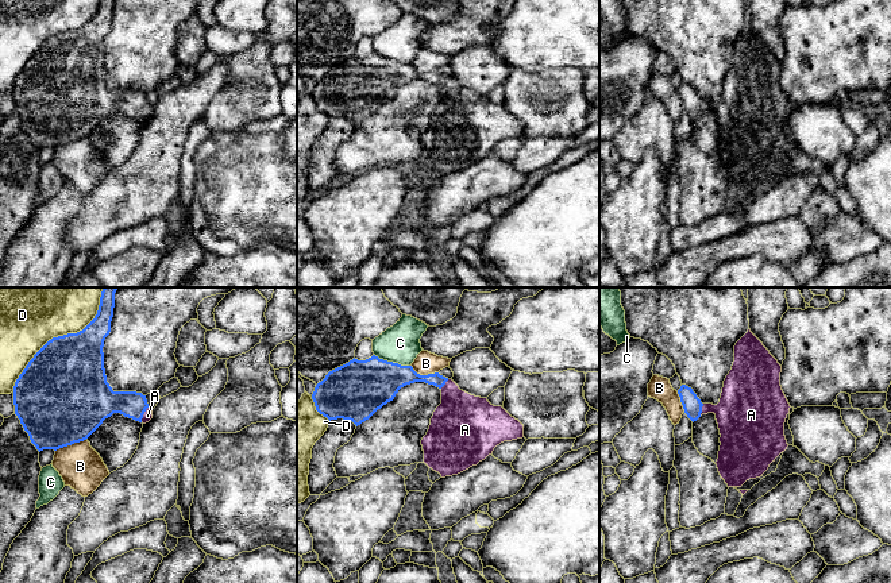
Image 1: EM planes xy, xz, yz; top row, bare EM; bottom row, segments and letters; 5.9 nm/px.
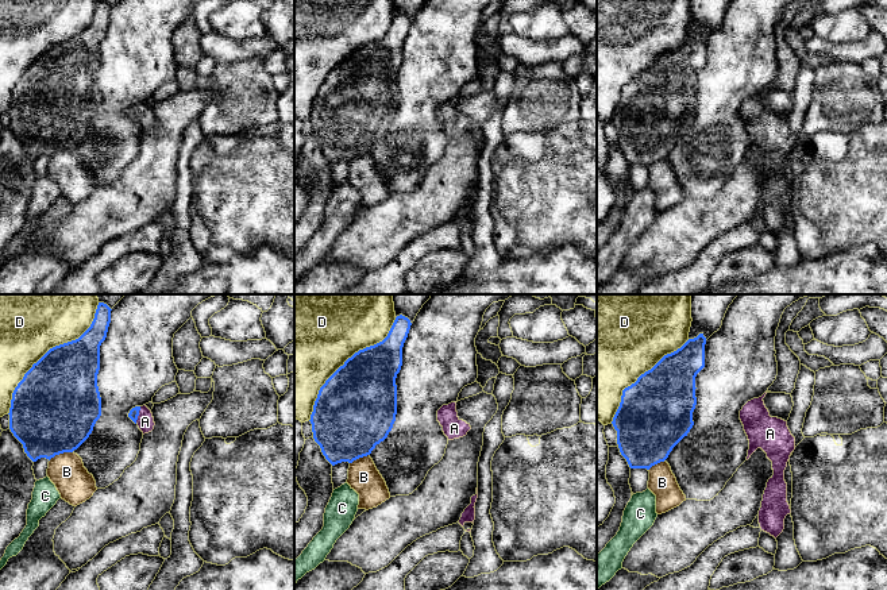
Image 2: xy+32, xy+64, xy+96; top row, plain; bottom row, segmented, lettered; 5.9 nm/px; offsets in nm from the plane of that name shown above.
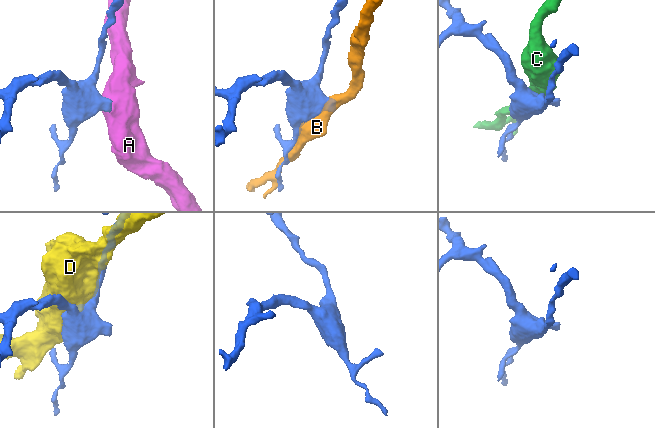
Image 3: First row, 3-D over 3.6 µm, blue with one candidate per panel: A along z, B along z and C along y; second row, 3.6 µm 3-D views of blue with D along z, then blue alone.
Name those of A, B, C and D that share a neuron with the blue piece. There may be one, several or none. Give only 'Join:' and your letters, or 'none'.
Join: A

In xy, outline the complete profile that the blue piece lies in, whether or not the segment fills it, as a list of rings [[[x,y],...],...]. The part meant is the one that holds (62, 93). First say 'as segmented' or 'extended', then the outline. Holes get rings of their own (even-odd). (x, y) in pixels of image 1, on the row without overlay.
extended; [[[100,0],[94,16],[80,30],[49,38],[28,59],[14,84],[15,112],[40,150],[86,138],[113,111],[139,120],[153,116],[146,93],[113,89],[104,66],[104,38],[111,30],[115,0]]]

